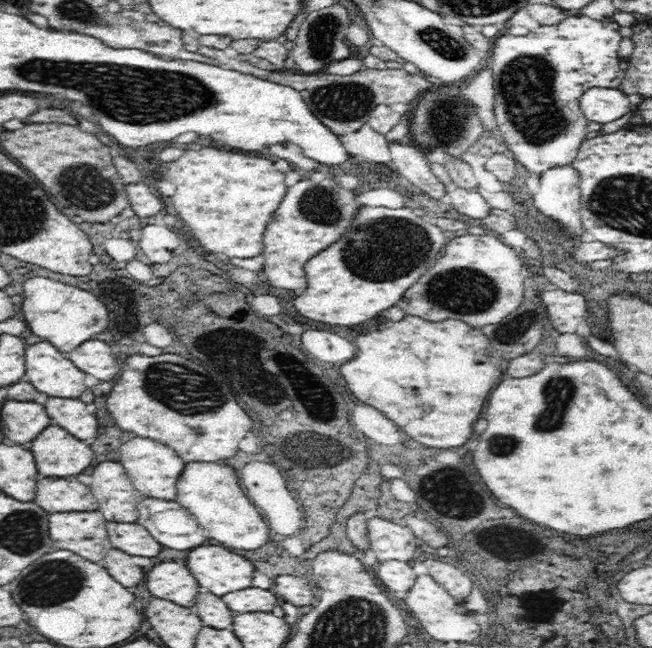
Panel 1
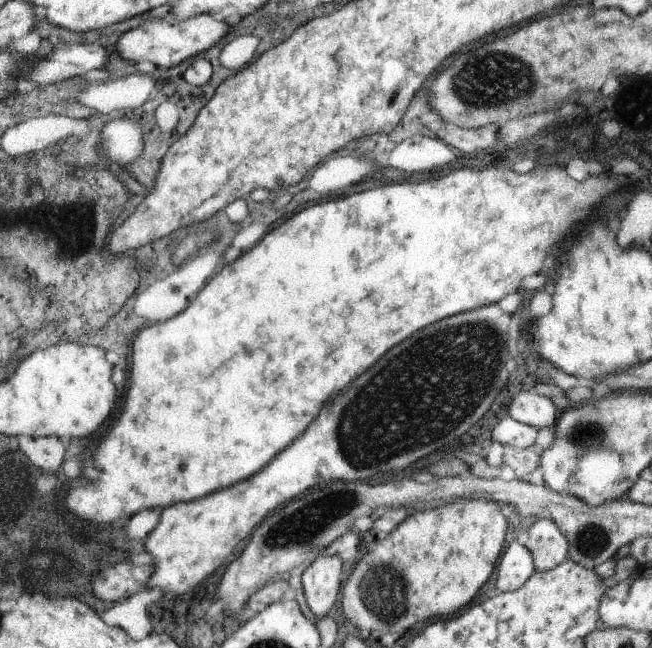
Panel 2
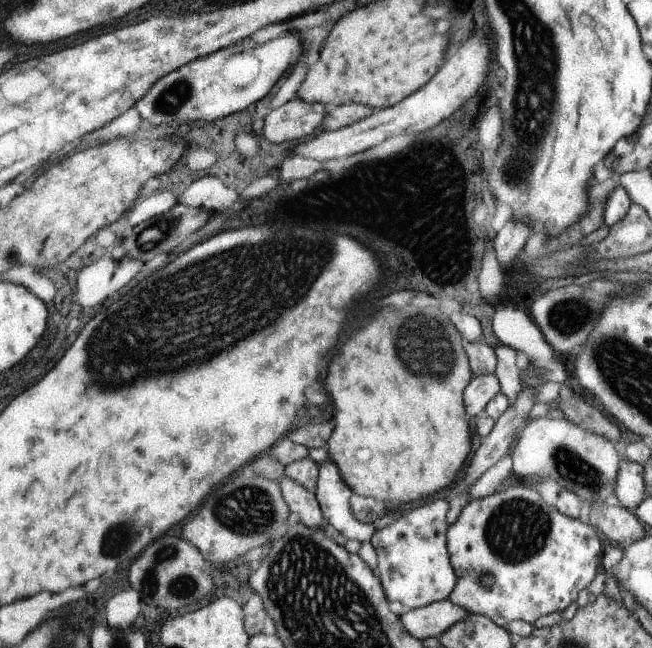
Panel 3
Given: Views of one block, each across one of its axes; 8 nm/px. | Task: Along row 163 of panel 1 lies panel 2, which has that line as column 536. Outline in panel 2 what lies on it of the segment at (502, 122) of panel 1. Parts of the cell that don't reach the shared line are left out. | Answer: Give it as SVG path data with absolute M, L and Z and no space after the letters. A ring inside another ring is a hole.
M539 518L527 528L527 540L523 544L533 562L535 574L553 570L569 556L569 542L549 518Z

